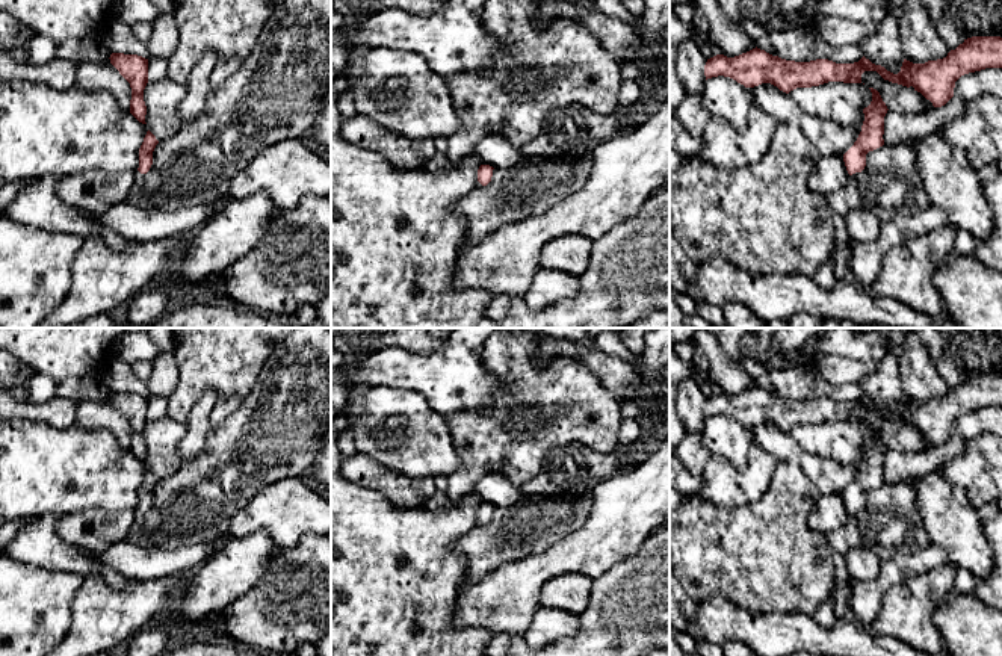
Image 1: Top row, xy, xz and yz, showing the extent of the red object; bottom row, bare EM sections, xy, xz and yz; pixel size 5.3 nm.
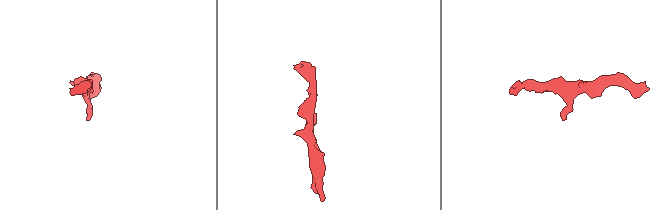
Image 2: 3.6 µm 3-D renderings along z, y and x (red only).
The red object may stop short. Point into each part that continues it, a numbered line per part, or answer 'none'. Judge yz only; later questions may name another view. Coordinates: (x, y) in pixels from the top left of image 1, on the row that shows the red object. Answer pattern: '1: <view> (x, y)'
1: yz (847, 198)

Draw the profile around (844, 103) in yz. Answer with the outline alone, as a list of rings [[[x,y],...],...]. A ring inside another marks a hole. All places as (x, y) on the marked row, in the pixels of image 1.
[[[828,82],[812,88],[796,88],[789,97],[804,112],[837,124],[863,125],[863,109],[872,101],[869,86],[863,83]]]

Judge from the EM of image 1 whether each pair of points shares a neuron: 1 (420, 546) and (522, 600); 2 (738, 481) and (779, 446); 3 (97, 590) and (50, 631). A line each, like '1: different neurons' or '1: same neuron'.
1: different neurons
2: different neurons
3: different neurons

